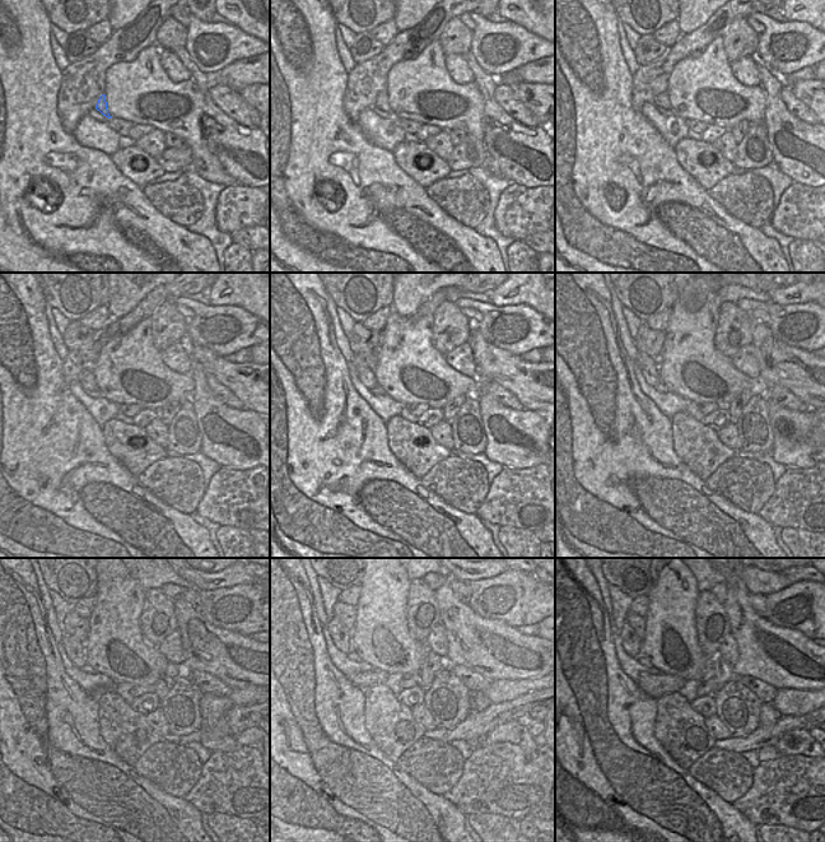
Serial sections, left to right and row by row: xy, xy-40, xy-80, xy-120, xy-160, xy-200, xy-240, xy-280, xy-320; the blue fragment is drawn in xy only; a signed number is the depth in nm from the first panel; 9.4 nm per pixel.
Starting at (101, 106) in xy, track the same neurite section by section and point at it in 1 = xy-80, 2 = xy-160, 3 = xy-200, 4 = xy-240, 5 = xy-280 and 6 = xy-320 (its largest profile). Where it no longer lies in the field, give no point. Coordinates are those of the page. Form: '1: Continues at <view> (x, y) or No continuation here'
1: Continues at xy-80 (662, 99)
2: Continues at xy-160 (366, 375)
3: Continues at xy-200 (649, 370)
4: Continues at xy-240 (75, 650)
5: Continues at xy-280 (338, 632)
6: Continues at xy-320 (632, 643).

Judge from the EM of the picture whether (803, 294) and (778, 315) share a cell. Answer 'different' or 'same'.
different

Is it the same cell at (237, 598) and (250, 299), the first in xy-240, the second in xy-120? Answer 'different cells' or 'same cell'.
different cells

